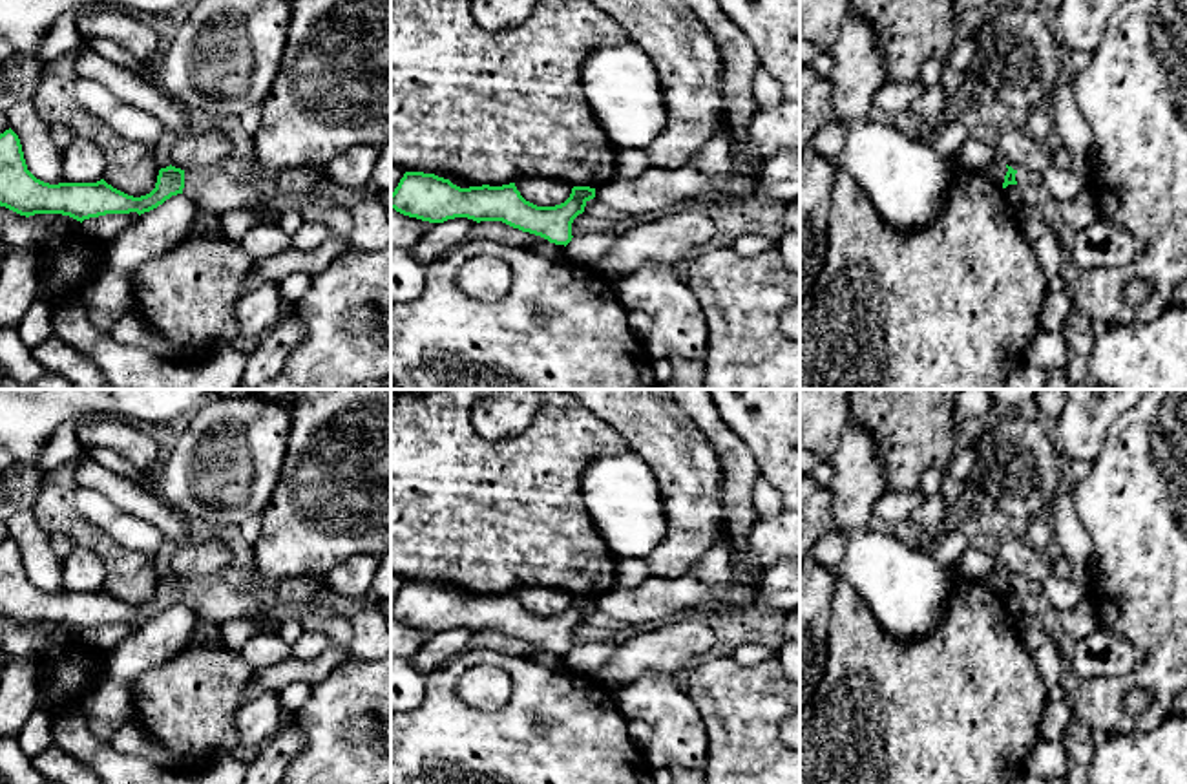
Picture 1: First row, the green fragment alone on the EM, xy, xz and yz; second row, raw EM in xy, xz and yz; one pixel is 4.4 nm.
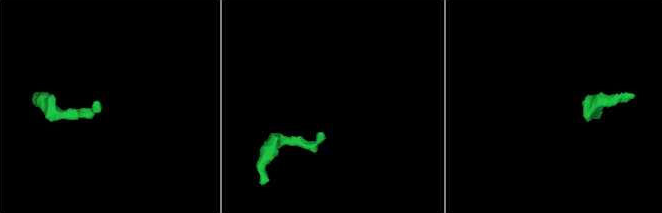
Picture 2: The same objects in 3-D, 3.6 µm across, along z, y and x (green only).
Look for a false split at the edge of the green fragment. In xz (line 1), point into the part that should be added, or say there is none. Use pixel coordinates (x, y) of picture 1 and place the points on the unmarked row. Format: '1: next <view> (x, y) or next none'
1: next none

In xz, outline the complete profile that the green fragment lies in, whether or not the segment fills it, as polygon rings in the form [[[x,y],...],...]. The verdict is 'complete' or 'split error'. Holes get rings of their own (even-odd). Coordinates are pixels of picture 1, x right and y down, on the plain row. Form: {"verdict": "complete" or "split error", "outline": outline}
{"verdict": "complete", "outline": [[[405,581],[391,603],[391,618],[429,632],[444,632],[455,627],[467,627],[477,632],[502,630],[566,656],[573,647],[573,629],[584,621],[586,612],[594,607],[595,598],[573,596],[564,612],[537,616],[520,605],[515,592],[460,598],[435,583]]]}

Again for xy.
{"verdict": "complete", "outline": [[[11,537],[0,543],[0,616],[26,627],[62,623],[82,632],[106,623],[141,625],[183,603],[183,598],[184,579],[172,574],[159,579],[155,598],[141,607],[128,605],[104,588],[49,594],[27,579],[18,545]]]}

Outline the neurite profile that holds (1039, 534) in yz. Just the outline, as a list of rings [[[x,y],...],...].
[[[1035,517],[1026,523],[1026,543],[1037,550],[1045,552],[1054,541],[1054,530],[1046,517]]]

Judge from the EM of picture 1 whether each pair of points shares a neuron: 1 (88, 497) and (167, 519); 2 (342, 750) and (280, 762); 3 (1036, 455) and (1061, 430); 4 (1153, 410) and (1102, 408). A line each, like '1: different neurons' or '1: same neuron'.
1: different neurons
2: different neurons
3: different neurons
4: different neurons

